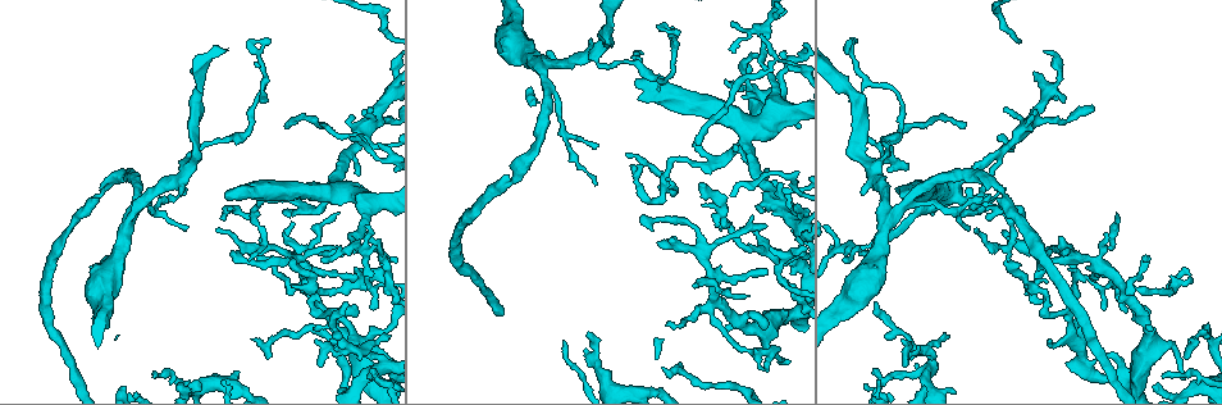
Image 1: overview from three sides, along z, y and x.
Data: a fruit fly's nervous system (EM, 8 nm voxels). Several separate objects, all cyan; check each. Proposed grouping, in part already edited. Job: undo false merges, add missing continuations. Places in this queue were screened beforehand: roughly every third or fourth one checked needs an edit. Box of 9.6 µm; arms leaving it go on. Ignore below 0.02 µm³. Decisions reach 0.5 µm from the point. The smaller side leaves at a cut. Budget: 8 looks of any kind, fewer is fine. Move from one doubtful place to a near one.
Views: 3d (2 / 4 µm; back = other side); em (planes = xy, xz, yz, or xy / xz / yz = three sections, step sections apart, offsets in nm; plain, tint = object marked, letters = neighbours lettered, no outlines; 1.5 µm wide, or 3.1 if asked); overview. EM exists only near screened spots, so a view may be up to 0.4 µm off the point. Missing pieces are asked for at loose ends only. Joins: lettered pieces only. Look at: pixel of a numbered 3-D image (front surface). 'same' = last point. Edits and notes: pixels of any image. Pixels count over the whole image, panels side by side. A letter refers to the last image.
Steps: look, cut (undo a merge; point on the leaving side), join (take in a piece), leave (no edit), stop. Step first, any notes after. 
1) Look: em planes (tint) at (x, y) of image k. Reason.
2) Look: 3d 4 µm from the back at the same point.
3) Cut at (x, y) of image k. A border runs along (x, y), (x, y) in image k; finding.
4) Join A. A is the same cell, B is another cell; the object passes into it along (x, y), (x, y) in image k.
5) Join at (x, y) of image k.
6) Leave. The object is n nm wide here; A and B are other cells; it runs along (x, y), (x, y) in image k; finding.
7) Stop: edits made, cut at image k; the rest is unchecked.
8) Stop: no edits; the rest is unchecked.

Look: em yz step 8 (tint) at (228, 194) of image 1. Stops while still wide.

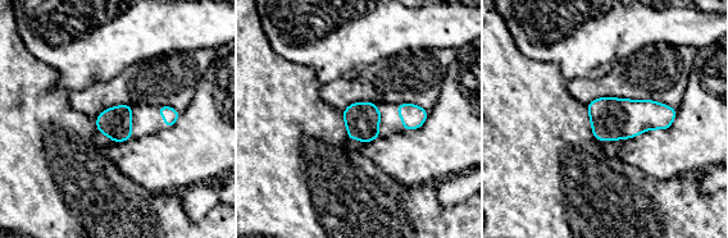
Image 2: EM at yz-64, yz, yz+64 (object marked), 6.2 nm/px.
Look: em planes (letters) at the same point.

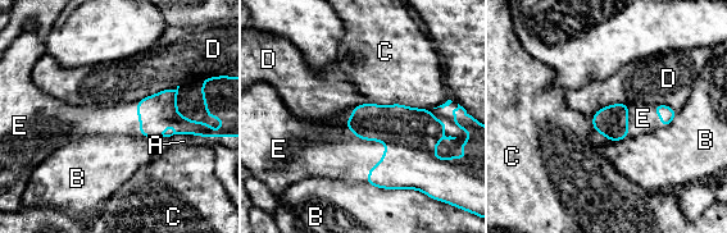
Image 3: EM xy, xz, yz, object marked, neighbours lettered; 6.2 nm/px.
Join E. E is the same cell, A, B, C and D are other cells; the object passes into it along (410, 136), (384, 142), (348, 159) in image 3; it goes on there.

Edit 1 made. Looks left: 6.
Look: overview. Redraw.

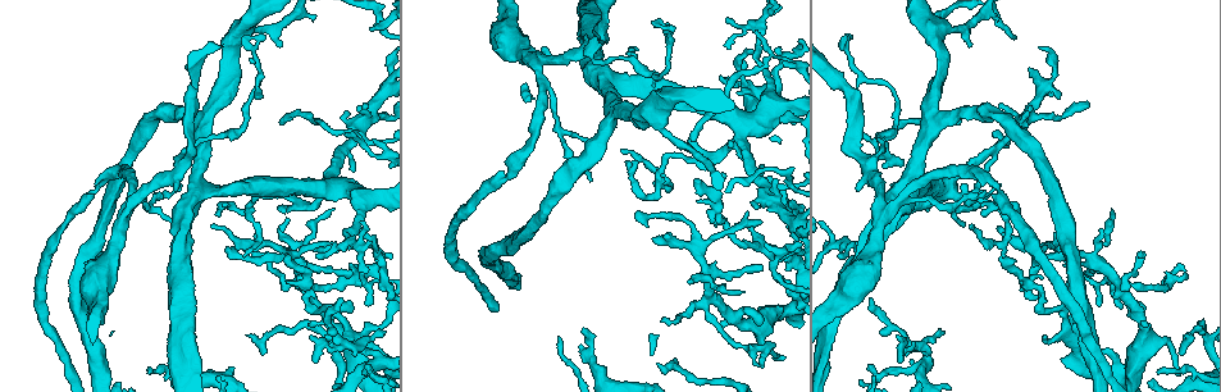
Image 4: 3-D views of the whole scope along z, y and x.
Look: em planes (letters) at (631, 164) of image 4. An open end.

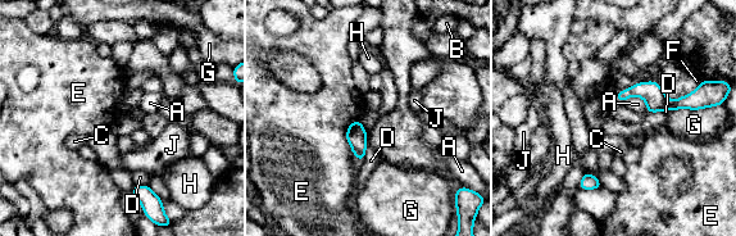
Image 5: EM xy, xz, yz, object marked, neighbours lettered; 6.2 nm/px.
Leave. A, B, C, D, E, F, G, H and J are other cells; it runs along (619, 94), (704, 101) in image 5; none of them fits.

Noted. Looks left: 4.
Look: em planes (tint) at (1149, 380) of image 4. Free end.

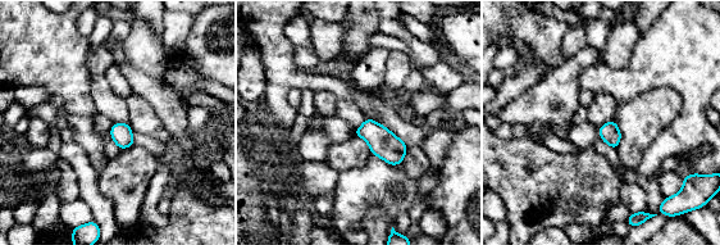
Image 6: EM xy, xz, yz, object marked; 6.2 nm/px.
Look: em planes (letters) at the same point. See the neighbours.

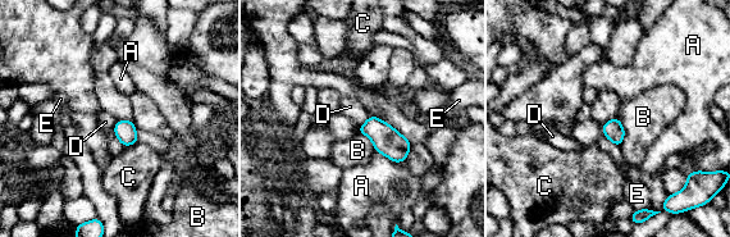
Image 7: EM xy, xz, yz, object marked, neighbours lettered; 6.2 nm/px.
Leave. A, B, C, D and E are other cells; a border runs along (115, 121), (114, 136), (124, 146) in image 7; none of them fits.

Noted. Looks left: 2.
Stop: edits made, join at image 3; the rest is unchecked.

